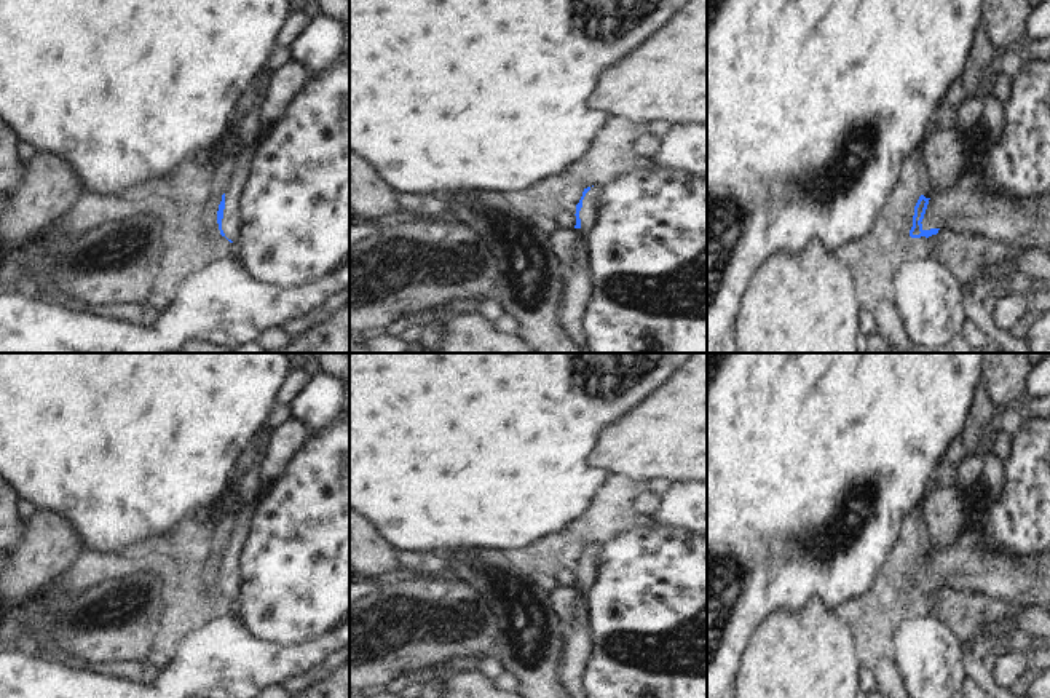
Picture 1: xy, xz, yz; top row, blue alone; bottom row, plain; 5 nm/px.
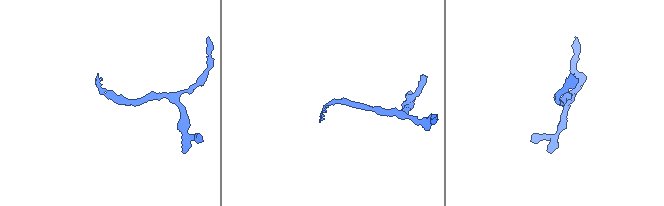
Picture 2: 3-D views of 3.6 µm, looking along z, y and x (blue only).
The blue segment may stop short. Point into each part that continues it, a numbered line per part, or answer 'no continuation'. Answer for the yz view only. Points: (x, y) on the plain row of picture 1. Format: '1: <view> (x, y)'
1: yz (1023, 580)

